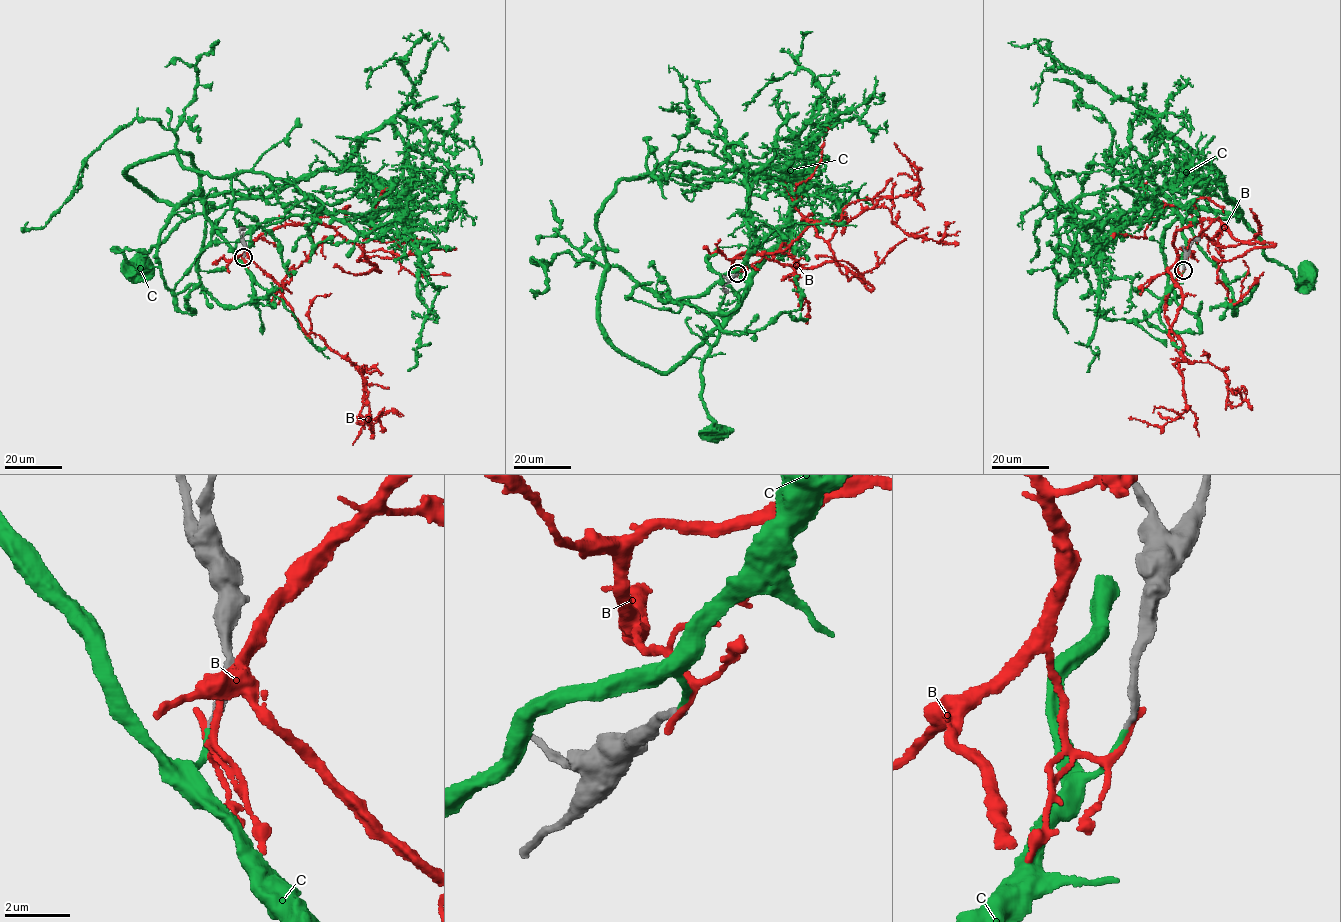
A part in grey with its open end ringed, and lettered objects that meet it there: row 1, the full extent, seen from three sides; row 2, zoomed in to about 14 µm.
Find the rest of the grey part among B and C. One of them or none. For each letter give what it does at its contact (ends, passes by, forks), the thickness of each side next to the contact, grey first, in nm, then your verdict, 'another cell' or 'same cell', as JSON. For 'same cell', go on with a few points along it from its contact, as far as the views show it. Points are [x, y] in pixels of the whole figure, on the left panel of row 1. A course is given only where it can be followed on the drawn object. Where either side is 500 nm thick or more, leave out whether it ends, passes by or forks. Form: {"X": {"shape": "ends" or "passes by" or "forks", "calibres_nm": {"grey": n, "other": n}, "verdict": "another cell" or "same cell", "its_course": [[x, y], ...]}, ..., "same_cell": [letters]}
{"B": {"shape": "ends", "calibres_nm": {"grey": 240, "other": 240}, "verdict": "another cell"}, "C": {"shape": "ends", "calibres_nm": {"grey": 190, "other": 190}, "verdict": "same cell", "its_course": [[243, 258], [204, 213], [191, 155], [179, 151], [123, 170], [152, 197], [193, 207], [137, 269], [137, 262]]}, "same_cell": ["C"]}

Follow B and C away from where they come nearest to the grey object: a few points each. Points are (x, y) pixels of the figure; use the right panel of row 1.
B: (1183, 270), (1177, 230), (1218, 219), (1247, 242), (1213, 244), (1201, 223), (1165, 204), (1146, 238), (1113, 237)
C: (1183, 270), (1182, 218), (1170, 200), (1124, 185), (1169, 205), (1238, 213), (1267, 259), (1296, 280), (1305, 272)

